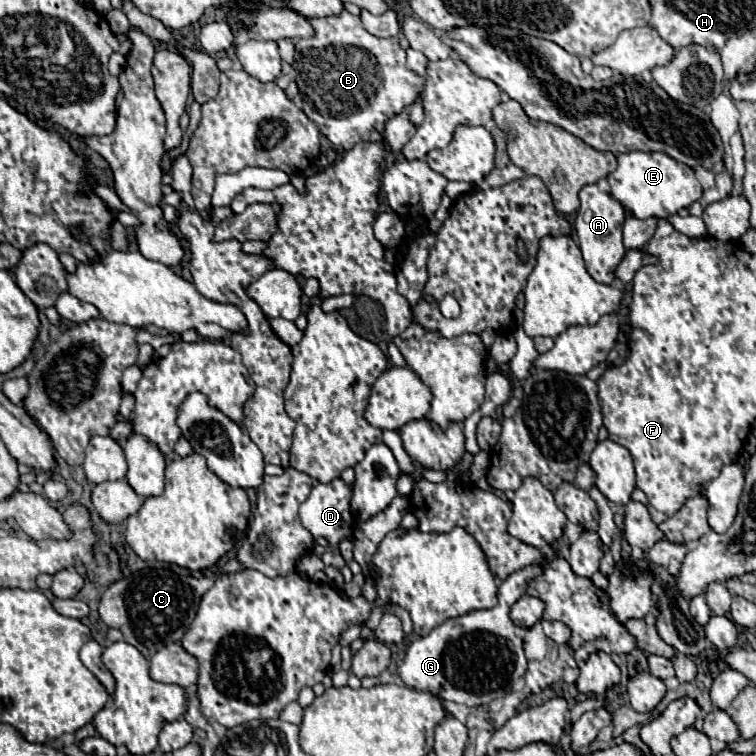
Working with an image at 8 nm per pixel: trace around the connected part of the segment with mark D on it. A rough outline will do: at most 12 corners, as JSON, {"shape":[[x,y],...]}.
{"shape":[[343,479],[315,483],[299,519],[329,545],[351,539],[356,515]]}

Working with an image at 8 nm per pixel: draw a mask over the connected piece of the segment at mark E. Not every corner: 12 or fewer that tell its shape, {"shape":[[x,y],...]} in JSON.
{"shape":[[619,153],[611,197],[637,219],[701,199],[667,153]]}

